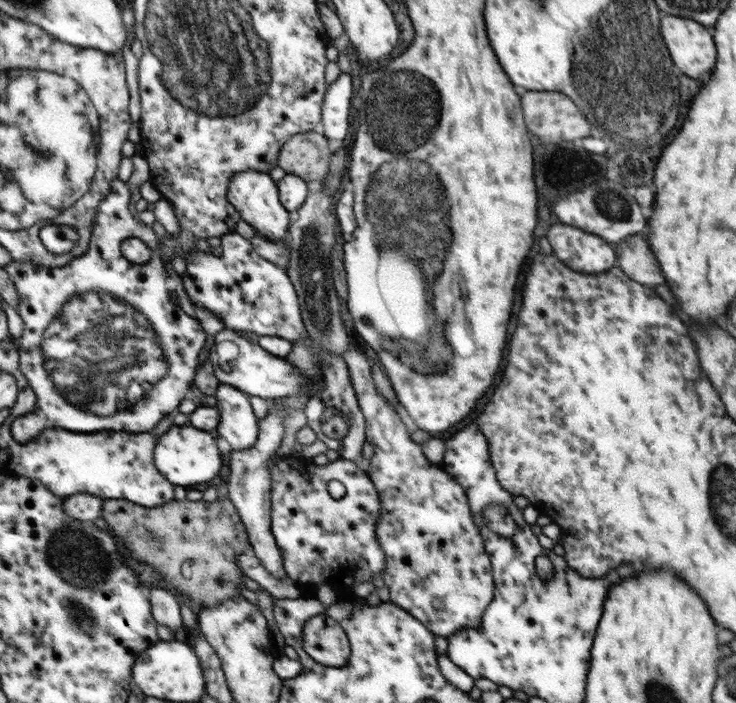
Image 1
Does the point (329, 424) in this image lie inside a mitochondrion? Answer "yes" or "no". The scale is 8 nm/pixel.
yes

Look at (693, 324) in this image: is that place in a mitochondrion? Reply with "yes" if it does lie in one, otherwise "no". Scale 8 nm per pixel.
no

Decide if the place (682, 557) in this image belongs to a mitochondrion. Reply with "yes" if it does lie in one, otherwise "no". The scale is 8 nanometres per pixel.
no

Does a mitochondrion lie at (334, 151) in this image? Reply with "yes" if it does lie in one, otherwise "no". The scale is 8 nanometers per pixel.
no

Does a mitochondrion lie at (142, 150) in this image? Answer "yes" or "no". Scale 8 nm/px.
no

